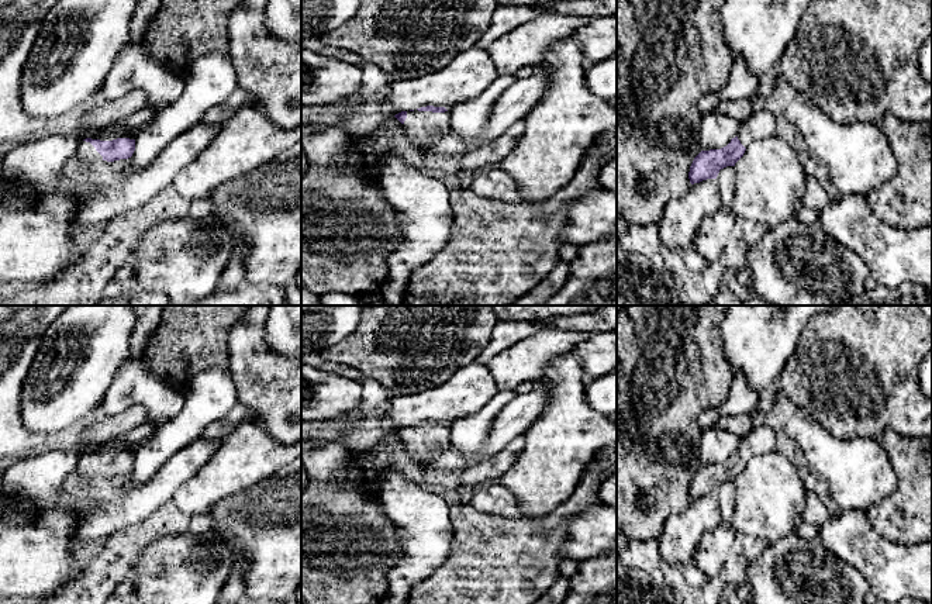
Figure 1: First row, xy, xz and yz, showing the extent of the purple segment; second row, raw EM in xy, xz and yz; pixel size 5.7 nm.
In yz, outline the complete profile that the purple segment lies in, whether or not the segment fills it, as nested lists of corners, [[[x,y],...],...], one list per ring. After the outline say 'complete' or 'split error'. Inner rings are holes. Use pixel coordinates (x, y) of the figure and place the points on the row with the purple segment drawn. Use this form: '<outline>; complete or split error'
[[[763,103],[756,104],[750,117],[741,122],[739,131],[721,149],[701,151],[693,161],[688,172],[690,183],[717,179],[721,169],[735,166],[743,156],[746,146],[755,141],[767,139],[777,134],[777,124],[772,110]]]; split error

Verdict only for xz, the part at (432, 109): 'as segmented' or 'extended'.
extended

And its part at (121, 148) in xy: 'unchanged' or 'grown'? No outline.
grown

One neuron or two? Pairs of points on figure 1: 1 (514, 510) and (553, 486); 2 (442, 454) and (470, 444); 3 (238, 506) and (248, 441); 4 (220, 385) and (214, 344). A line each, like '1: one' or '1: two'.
1: two
2: two
3: two
4: two

